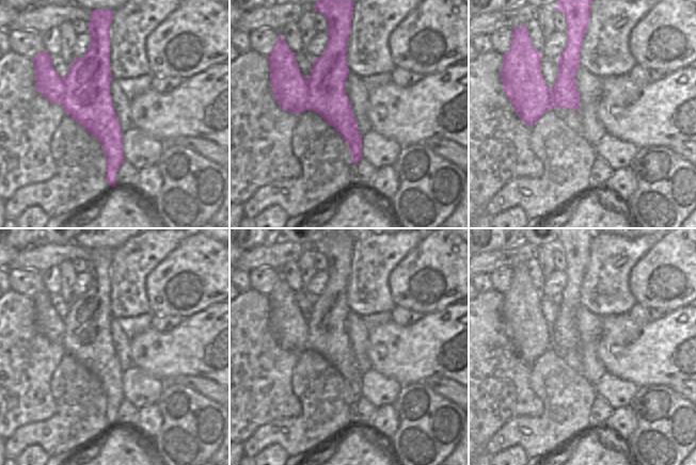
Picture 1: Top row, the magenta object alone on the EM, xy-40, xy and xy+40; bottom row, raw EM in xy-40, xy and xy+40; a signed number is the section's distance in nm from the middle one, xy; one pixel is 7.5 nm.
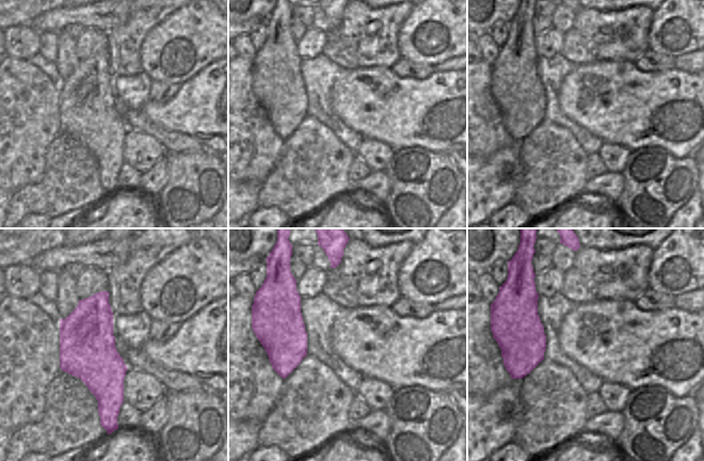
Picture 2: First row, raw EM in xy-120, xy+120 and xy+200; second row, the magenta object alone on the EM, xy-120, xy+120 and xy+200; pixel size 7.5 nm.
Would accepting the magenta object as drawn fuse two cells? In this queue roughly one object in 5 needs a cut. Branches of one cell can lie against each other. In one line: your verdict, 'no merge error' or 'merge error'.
no merge error

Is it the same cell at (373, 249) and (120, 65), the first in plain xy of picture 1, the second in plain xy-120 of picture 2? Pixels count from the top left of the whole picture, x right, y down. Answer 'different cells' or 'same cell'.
same cell

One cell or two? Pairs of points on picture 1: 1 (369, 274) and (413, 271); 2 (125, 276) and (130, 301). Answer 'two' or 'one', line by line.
1: two
2: one

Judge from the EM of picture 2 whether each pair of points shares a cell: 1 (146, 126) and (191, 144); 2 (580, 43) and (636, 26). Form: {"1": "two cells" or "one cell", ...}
{"1": "one cell", "2": "one cell"}

